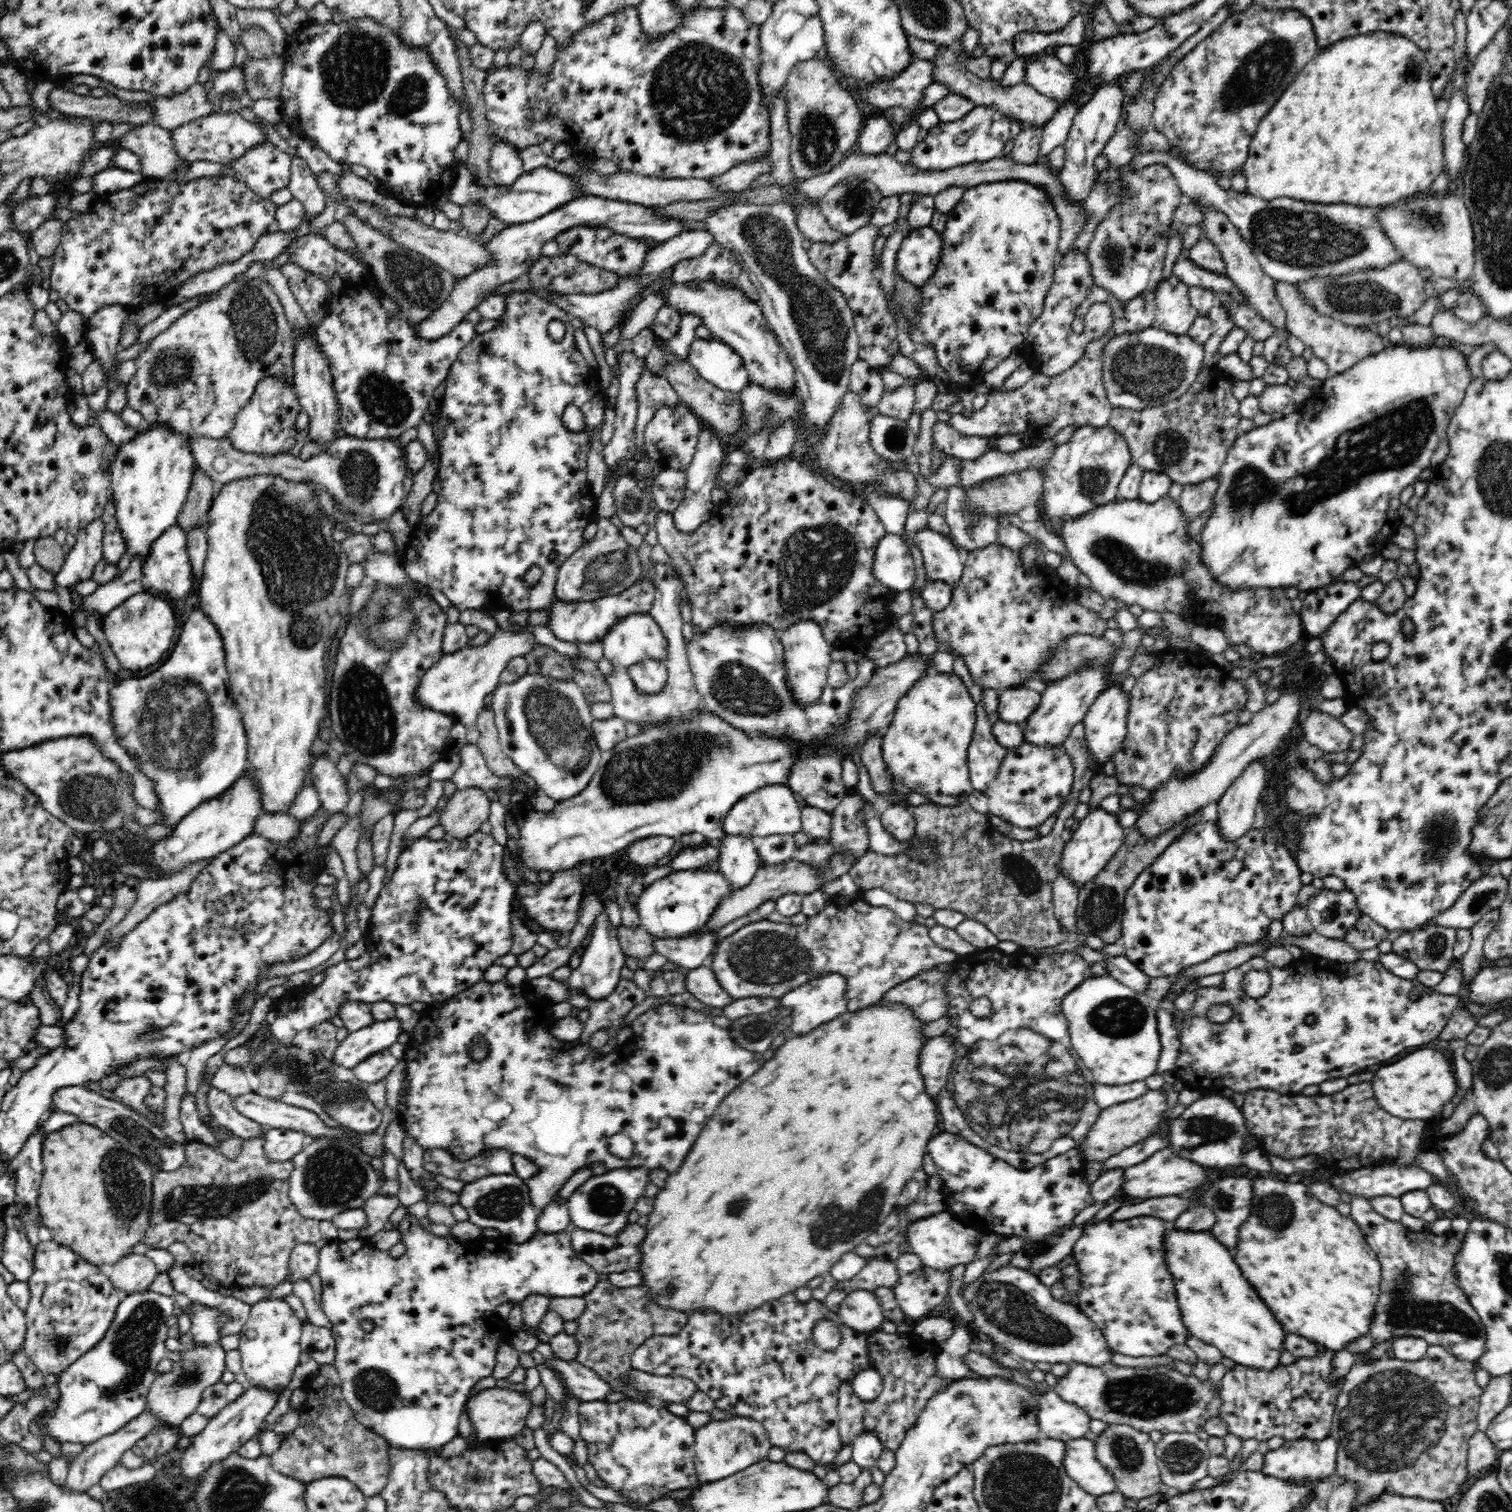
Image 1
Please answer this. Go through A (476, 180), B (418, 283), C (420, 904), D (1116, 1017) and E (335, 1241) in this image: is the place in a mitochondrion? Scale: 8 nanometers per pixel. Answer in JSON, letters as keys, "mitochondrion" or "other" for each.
{"A":"other","B":"mitochondrion","C":"mitochondrion","D":"mitochondrion","E":"other"}

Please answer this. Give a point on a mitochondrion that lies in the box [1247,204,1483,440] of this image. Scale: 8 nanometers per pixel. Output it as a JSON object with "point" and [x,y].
{"point":[1356,298]}

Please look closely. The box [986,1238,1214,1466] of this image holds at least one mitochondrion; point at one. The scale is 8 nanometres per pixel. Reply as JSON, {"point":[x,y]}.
{"point":[1144,1396]}

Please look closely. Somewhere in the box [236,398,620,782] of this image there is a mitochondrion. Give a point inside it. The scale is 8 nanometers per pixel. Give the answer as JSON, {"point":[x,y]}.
{"point":[299,567]}

